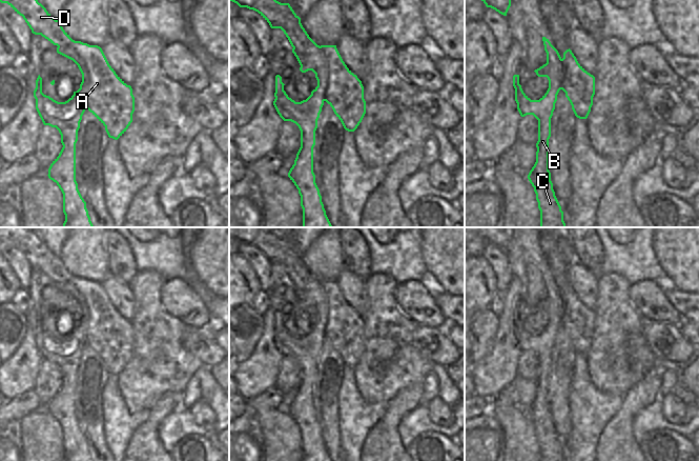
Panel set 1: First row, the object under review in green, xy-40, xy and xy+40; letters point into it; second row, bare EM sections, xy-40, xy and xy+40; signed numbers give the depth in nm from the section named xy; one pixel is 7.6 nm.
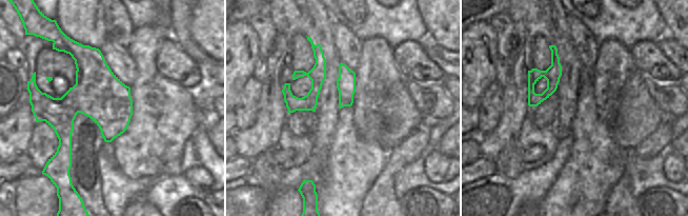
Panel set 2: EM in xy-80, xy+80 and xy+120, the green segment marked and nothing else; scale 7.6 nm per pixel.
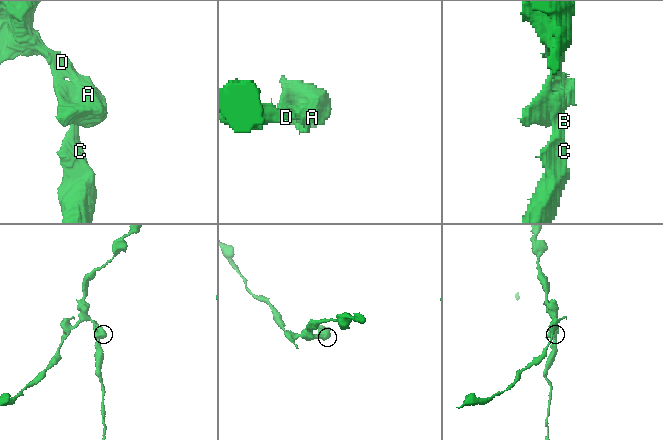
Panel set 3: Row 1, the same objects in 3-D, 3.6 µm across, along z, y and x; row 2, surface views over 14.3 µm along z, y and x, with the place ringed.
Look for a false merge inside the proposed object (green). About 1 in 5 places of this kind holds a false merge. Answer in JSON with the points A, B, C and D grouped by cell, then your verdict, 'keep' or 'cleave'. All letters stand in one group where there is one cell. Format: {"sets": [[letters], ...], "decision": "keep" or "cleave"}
{"sets": [["A", "D"], ["B", "C"]], "decision": "cleave"}

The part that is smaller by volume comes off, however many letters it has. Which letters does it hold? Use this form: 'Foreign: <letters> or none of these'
Foreign: B, C

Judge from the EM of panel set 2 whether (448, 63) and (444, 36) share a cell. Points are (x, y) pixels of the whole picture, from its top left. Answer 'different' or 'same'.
different

